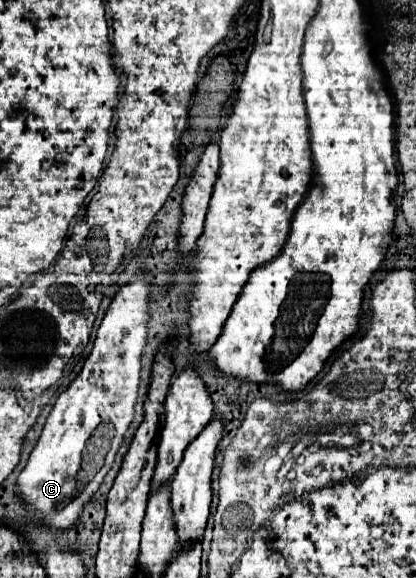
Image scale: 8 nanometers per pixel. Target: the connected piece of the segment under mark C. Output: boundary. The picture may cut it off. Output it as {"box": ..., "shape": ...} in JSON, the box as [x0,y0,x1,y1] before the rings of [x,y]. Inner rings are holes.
{"box":[17,273,151,529],"shape":[[[135,273],[135,279],[127,285],[121,285],[117,289],[117,293],[113,295],[109,307],[107,307],[107,313],[99,325],[99,331],[97,331],[97,339],[93,343],[93,349],[81,369],[81,373],[77,375],[77,379],[57,397],[45,425],[43,425],[43,433],[35,445],[35,449],[31,451],[29,455],[29,461],[25,465],[25,469],[21,471],[21,475],[17,477],[17,493],[27,501],[31,503],[31,509],[37,511],[39,519],[51,527],[57,527],[57,529],[67,529],[71,527],[79,515],[81,515],[81,509],[83,505],[91,499],[91,495],[99,489],[105,473],[109,471],[113,459],[115,459],[115,453],[123,441],[123,435],[133,419],[133,405],[135,405],[135,399],[137,399],[137,387],[139,387],[139,373],[141,373],[141,355],[143,355],[143,347],[147,343],[147,323],[151,319],[151,313],[149,313],[149,305],[151,305],[151,275],[149,273]],[[101,421],[109,421],[113,423],[115,427],[115,437],[111,441],[111,449],[105,457],[105,463],[103,467],[97,471],[97,475],[87,481],[87,485],[79,491],[79,493],[73,493],[79,485],[79,471],[81,471],[81,455],[83,455],[83,449],[85,449],[85,443],[89,441],[89,437],[93,435],[93,431],[97,429],[97,425]]]}

